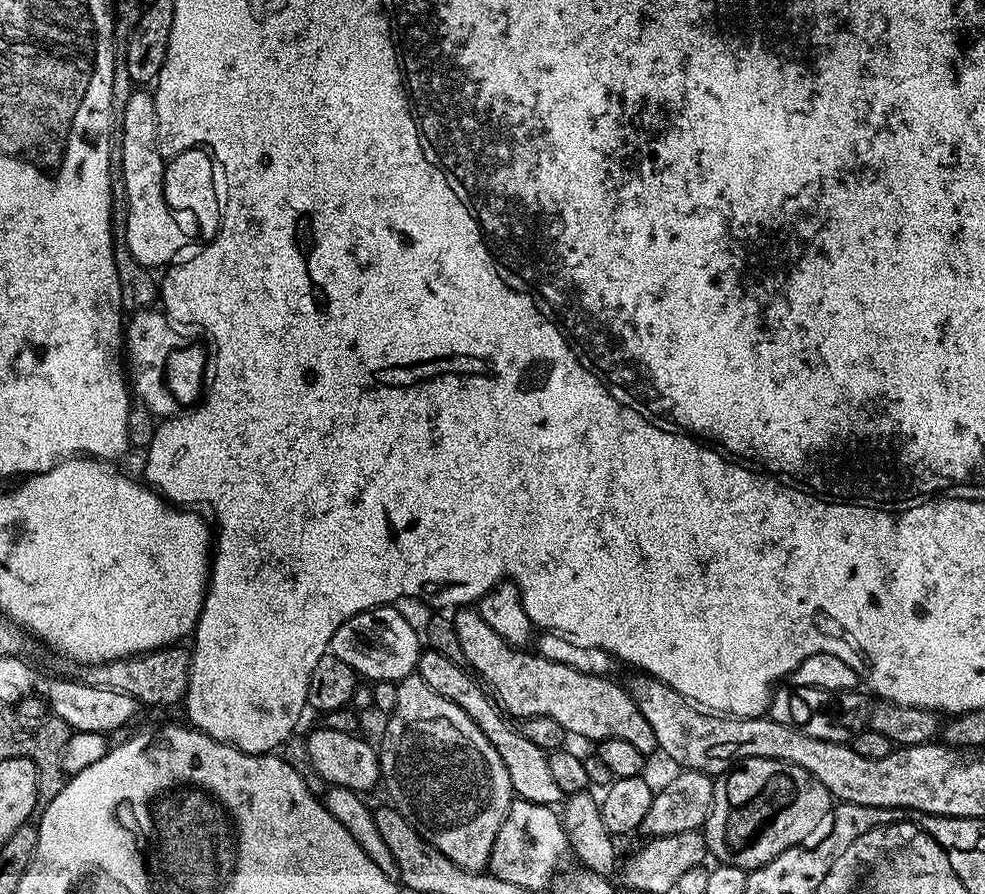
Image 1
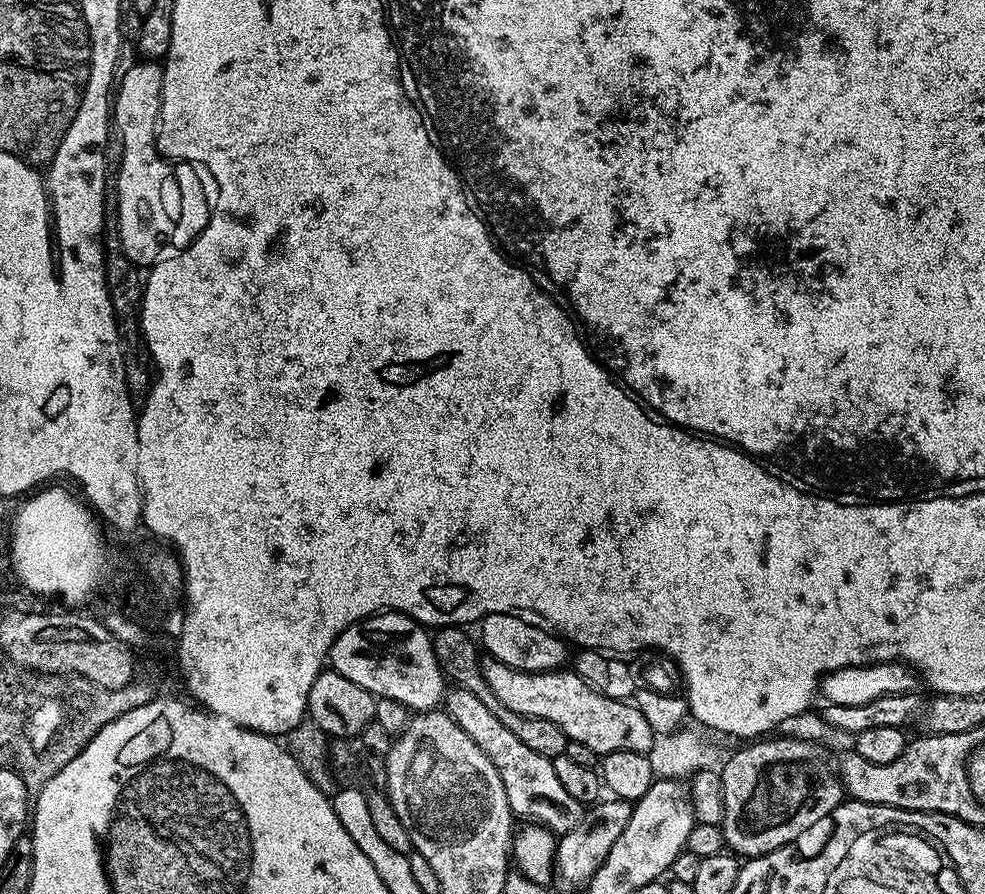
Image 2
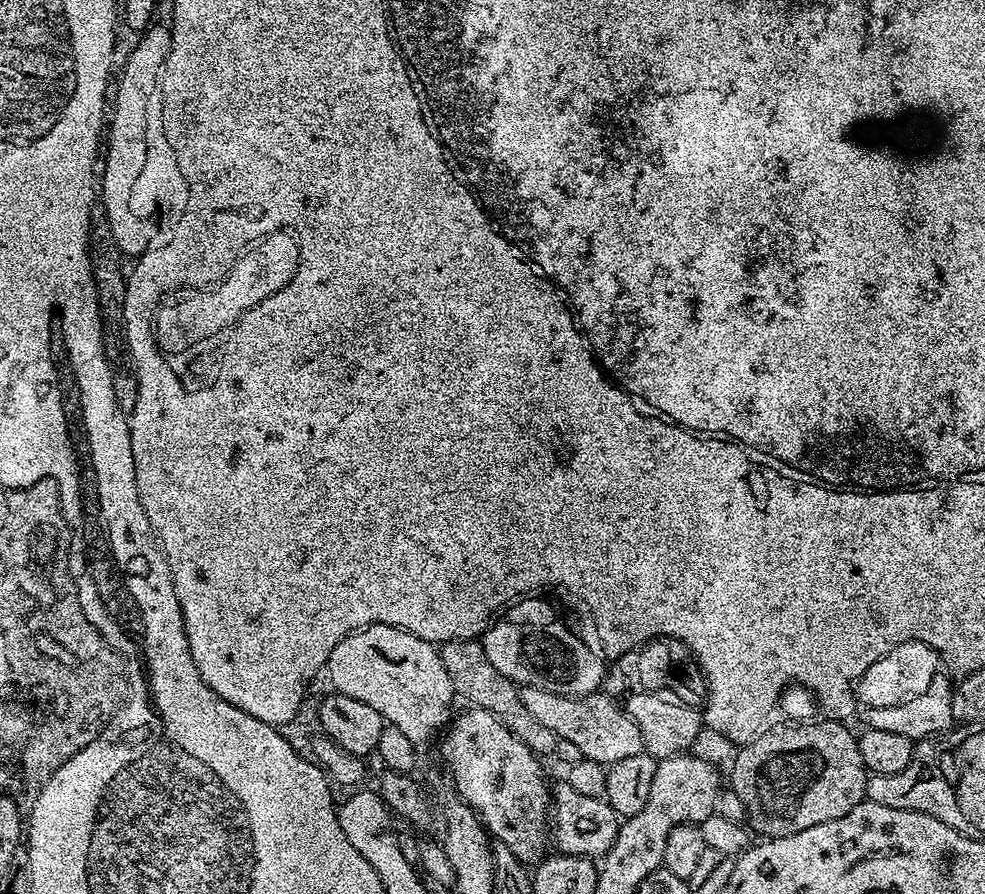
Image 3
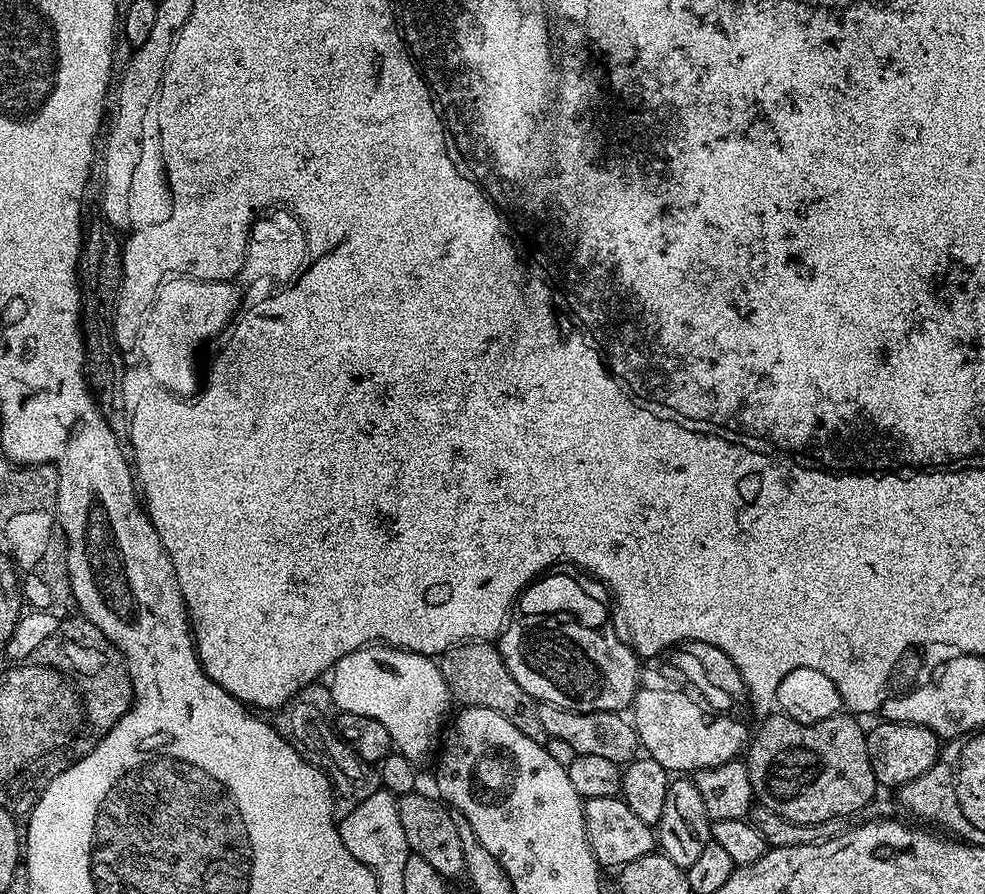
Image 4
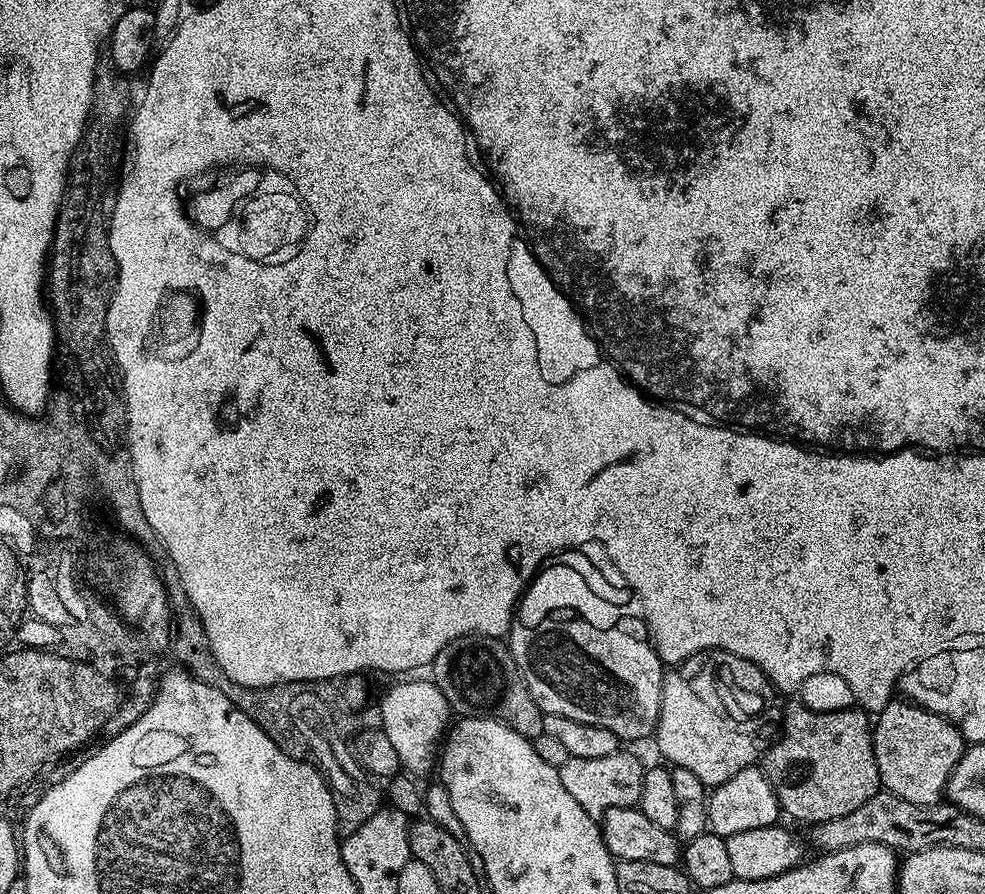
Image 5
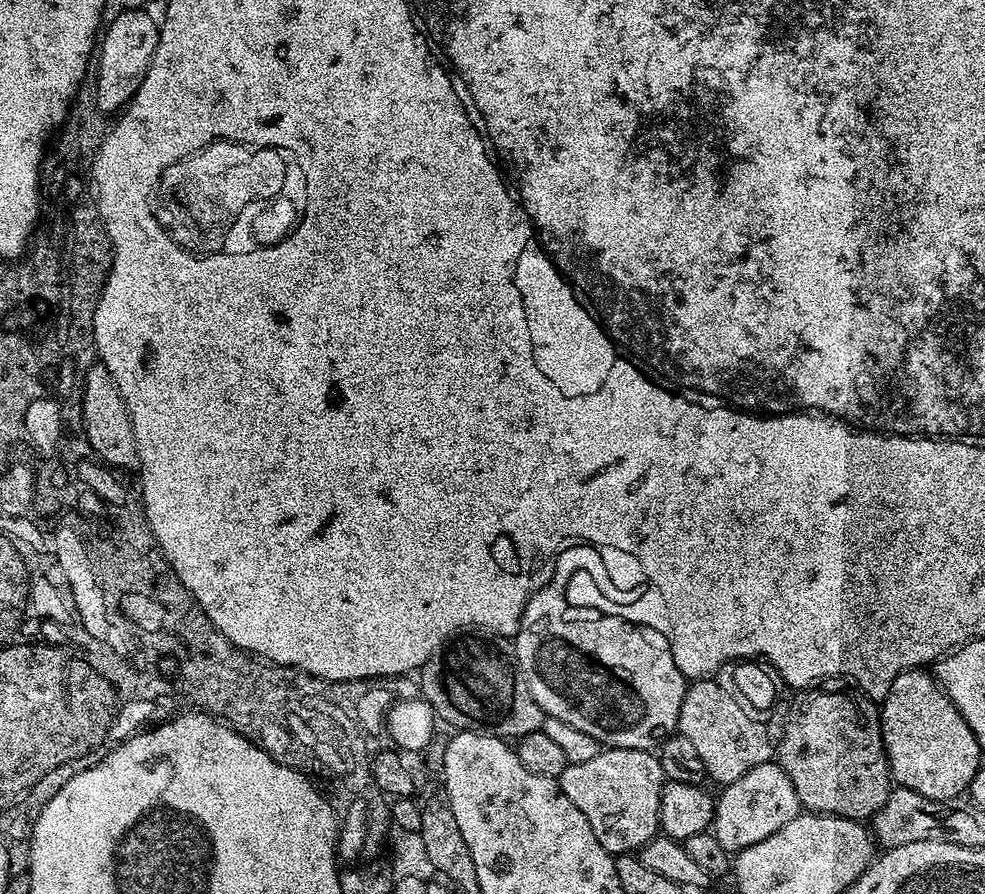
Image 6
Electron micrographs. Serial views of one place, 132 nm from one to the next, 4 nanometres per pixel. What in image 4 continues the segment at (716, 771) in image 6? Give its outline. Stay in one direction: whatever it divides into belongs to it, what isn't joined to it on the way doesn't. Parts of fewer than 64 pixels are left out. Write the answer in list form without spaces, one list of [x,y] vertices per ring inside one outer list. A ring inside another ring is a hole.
[[[647,686],[641,687],[637,691],[636,696],[632,699],[630,705],[630,719],[633,724],[636,725],[636,738],[639,747],[652,759],[654,762],[658,762],[669,774],[695,774],[703,770],[703,768],[713,768],[714,766],[722,766],[726,762],[737,759],[745,751],[746,745],[750,740],[750,728],[743,724],[740,720],[732,720],[736,718],[729,718],[724,714],[709,714],[704,707],[698,702],[694,702],[686,694],[682,694],[675,687],[667,686],[668,688],[647,688]]]

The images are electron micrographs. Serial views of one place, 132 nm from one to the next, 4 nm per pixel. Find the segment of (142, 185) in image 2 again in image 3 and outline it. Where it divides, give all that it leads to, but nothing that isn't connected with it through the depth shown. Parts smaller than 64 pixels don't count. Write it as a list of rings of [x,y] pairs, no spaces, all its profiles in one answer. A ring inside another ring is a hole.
[[[153,23],[147,32],[143,33],[135,47],[134,52],[123,61],[124,69],[119,69],[118,79],[114,84],[114,96],[116,92],[116,109],[110,112],[110,127],[106,132],[106,152],[108,148],[108,161],[102,164],[102,203],[109,216],[110,230],[113,231],[113,244],[120,249],[125,257],[139,258],[148,251],[153,243],[152,232],[148,229],[148,224],[134,212],[132,206],[132,187],[136,184],[136,179],[143,177],[148,165],[148,143],[150,134],[153,132],[153,125],[148,125],[148,115],[152,112],[152,102],[157,99],[160,91],[160,79],[166,66],[166,58],[170,58],[170,46],[172,45],[172,30],[167,23]]]

